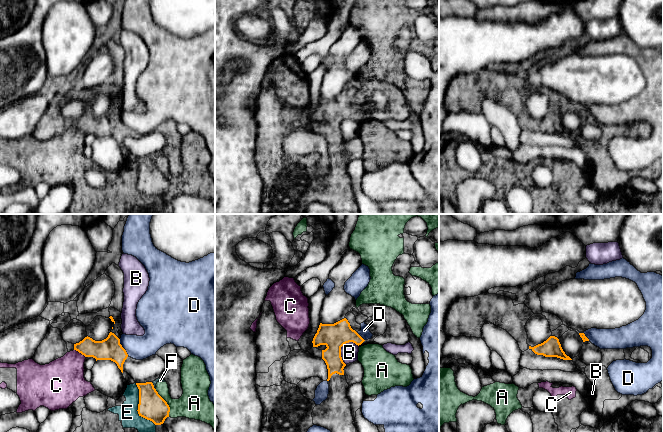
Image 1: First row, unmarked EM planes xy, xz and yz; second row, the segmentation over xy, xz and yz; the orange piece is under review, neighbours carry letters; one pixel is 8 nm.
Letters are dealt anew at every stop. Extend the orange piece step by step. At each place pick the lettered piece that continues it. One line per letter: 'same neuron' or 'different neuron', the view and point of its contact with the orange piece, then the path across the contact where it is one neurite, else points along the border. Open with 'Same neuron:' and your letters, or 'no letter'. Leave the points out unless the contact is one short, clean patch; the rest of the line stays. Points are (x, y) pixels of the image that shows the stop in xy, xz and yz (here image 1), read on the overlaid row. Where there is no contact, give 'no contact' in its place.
Same neuron: no letter
A: different neuron | xy (166, 403)
B: different neuron | xz (340, 350)
C: different neuron | xy (80, 352) | along xy (74, 349), (85, 357)
D: different neuron | xy (122, 347)
E: different neuron | xy (138, 407) | along xy (135, 383), (138, 389), (137, 412), (155, 425)
F: different neuron | xy (153, 386) | along xy (151, 382), (155, 389)

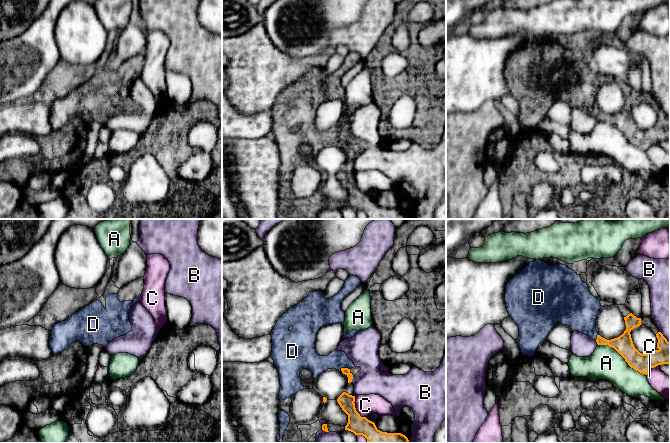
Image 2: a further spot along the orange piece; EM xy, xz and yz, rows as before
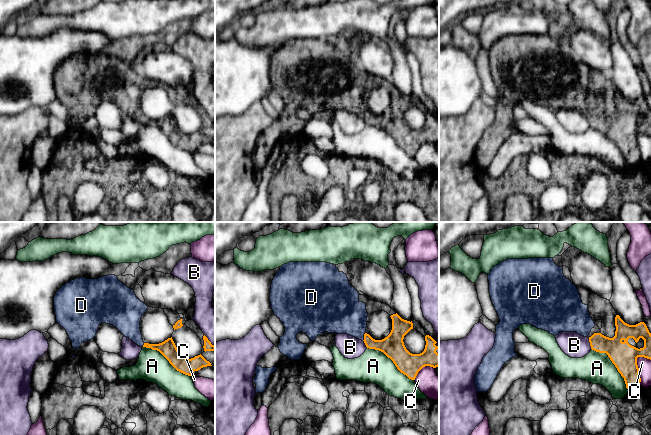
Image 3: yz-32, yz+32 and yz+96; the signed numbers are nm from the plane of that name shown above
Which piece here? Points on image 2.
Same neuron: D
A: different neuron | yz (622, 356)
B: different neuron | xz (352, 378)
C: different neuron | xz (355, 408)
D: same neuron | xz (345, 368) | across xz (346, 371), (345, 368), (340, 363), (317, 364)

